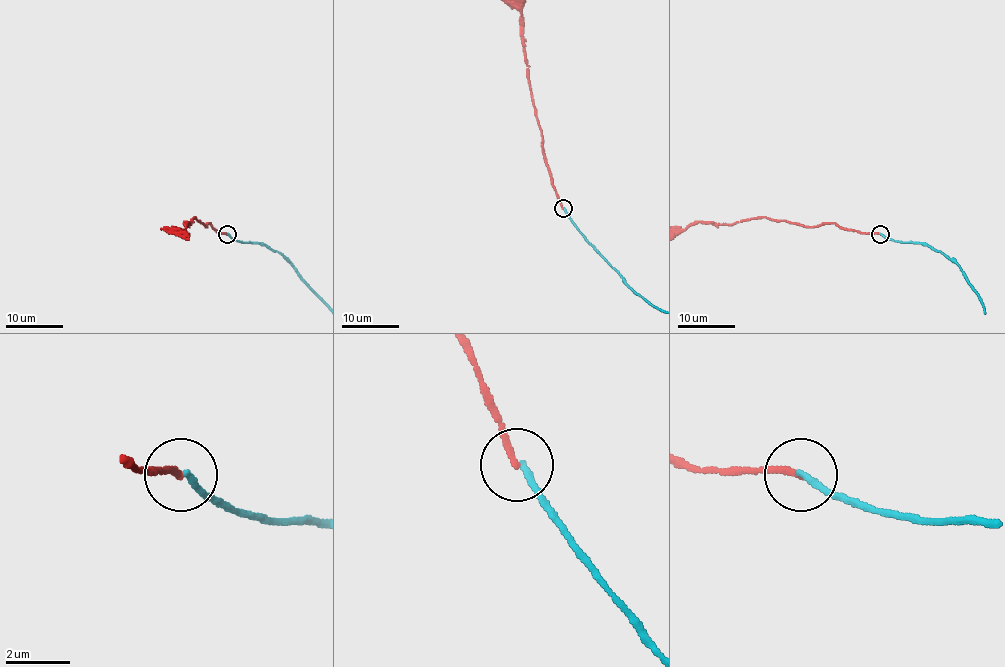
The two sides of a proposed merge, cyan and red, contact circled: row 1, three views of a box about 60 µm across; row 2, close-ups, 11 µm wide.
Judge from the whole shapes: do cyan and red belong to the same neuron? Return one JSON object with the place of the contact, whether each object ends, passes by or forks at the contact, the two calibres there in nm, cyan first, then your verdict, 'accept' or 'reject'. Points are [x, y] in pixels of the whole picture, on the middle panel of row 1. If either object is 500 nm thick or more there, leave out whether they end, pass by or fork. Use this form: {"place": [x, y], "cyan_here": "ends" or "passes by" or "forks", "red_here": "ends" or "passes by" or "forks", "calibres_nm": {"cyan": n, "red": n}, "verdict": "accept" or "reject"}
{"place": [563, 208], "cyan_here": "ends", "red_here": "ends", "calibres_nm": {"cyan": 200, "red": 200}, "verdict": "reject"}

